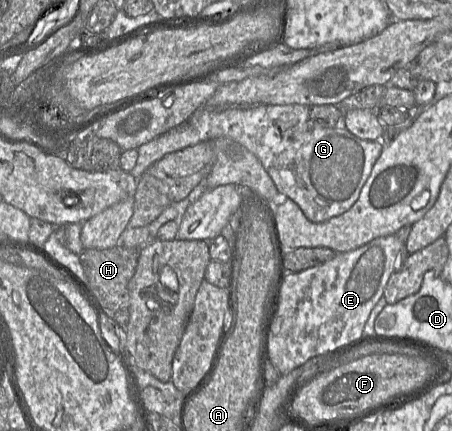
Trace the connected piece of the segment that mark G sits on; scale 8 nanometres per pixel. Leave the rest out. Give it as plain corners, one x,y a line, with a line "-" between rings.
301,104
254,105
223,109
199,108
183,124
137,147
137,162
129,173
138,179
151,165
169,153
202,142
214,141
217,138
229,138
257,157
280,194
294,201
310,221
322,223
343,214
357,201
375,162
381,155
383,142
360,139
348,131
343,124
336,127
313,127
313,124
309,123
308,126
308,118
309,107

